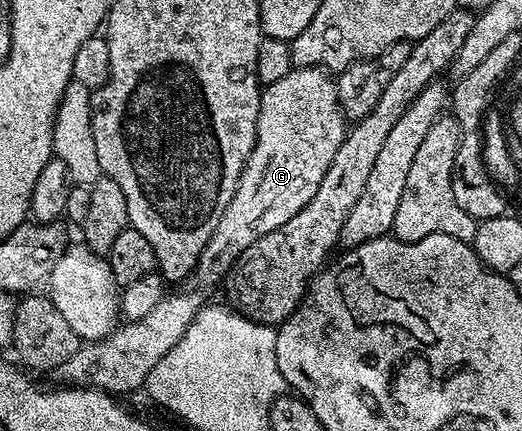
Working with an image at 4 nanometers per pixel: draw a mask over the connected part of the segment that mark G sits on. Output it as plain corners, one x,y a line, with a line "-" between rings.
295,66
292,67
289,74
285,74
285,78
280,78
277,82
266,85
262,89
259,97
259,113
257,114
257,138
253,150
249,154
247,164
243,167
241,178
237,182
237,190
233,194
233,202
229,202
229,206
225,206
225,214
221,214
221,222
217,222
217,230
213,230
213,238
209,238
209,242
205,242
205,250
201,250
201,258
197,258
197,266
186,278
178,285
176,292
168,291
161,298
161,302
157,302
157,306
153,306
153,310
149,310
149,314
145,314
145,318
134,322
124,323
115,329
110,336
98,342
87,342
79,347
77,354
73,354
73,358
69,358
69,362
61,362
61,366
57,366
53,370
54,383
59,386
70,386
72,388
99,388
103,392
112,394
120,394
119,392
135,392
144,387
149,378
149,374
153,370
153,366
157,366
157,362
161,362
161,358
165,358
165,354
169,354
169,350
173,350
173,346
177,346
177,342
181,342
181,338
185,334
185,330
189,330
189,326
193,322
193,318
203,308
206,308
211,296
215,292
215,287
222,285
226,281
231,267
237,262
237,258
241,258
241,254
245,250
249,250
249,246
253,246
253,242
257,242
257,238
265,238
265,234
269,234
273,230
277,230
281,226
285,226
285,222
289,222
289,218
293,218
300,210
309,202
309,198
313,198
313,194
317,194
317,186
321,182
321,178
325,178
325,170
329,170
329,162
333,162
333,154
337,154
337,150
341,146
344,136
347,135
349,128
345,123
345,117
339,99
337,98
337,90
335,89
335,80
324,69
318,66

